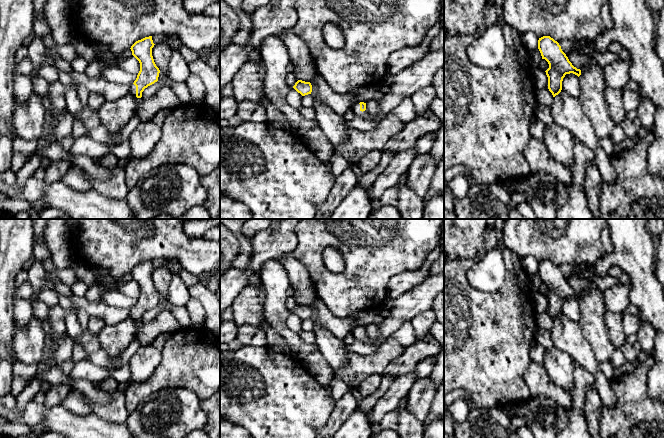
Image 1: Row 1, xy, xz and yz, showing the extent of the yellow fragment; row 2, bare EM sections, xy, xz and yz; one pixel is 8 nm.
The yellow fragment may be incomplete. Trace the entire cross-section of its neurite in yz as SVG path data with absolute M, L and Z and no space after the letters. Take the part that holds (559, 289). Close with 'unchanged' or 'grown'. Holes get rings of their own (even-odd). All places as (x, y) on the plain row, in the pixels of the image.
M550 260L539 262L538 273L542 283L549 288L545 296L548 301L548 313L554 321L550 331L554 347L566 352L585 367L595 377L596 389L603 405L608 408L615 407L617 398L612 388L613 379L606 378L602 373L600 362L584 339L579 324L562 314L565 299L573 297L579 301L581 294L572 289L559 267Z; grown

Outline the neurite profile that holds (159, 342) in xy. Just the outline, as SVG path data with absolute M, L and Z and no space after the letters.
M163 333L163 334L160 334L154 341L153 341L153 345L162 350L163 349L163 346L165 344L165 341L166 341L166 337L167 337L167 333Z

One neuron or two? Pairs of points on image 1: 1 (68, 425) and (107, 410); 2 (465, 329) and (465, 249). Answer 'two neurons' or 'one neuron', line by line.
1: two neurons
2: two neurons

